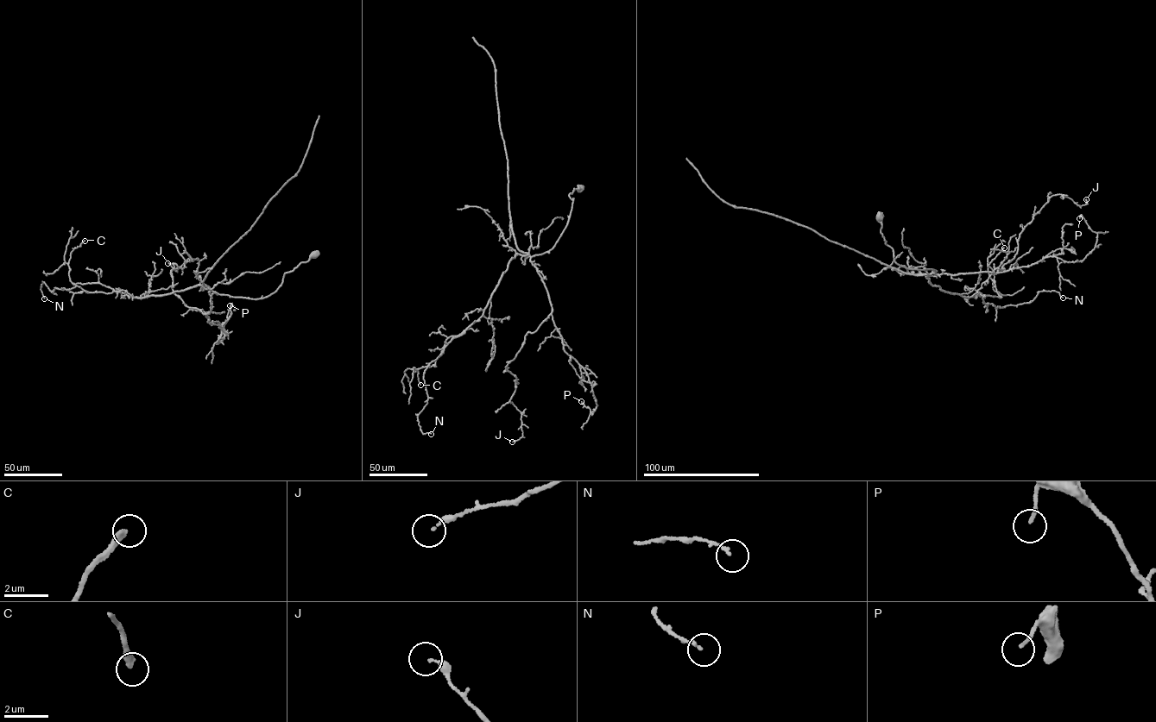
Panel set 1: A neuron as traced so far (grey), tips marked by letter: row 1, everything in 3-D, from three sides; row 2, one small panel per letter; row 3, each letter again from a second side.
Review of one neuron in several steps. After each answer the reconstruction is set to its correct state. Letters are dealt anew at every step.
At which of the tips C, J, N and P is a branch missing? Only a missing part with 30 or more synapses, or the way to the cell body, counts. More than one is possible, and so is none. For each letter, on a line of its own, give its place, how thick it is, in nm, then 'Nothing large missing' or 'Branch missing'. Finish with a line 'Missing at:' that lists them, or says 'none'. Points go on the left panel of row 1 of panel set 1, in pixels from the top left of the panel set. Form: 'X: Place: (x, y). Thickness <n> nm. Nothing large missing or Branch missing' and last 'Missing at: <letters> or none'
C: Place: (85, 241). Thickness 320 nm. Nothing large missing
J: Place: (167, 263). Thickness 200 nm. Nothing large missing
N: Place: (44, 298). Thickness 140 nm. Nothing large missing
P: Place: (230, 305). Thickness 140 nm. Nothing large missing
Missing at: none

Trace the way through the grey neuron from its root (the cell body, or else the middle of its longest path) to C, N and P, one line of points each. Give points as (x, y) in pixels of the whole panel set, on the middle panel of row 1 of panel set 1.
C: (580, 188), (553, 247), (511, 259), (482, 316), (446, 339), (433, 365), (413, 367), (420, 385)
N: (580, 188), (553, 247), (511, 259), (482, 316), (425, 370), (418, 419), (431, 434)
P: (580, 188), (569, 194), (570, 216), (554, 247), (530, 260), (596, 408), (590, 413), (581, 401)

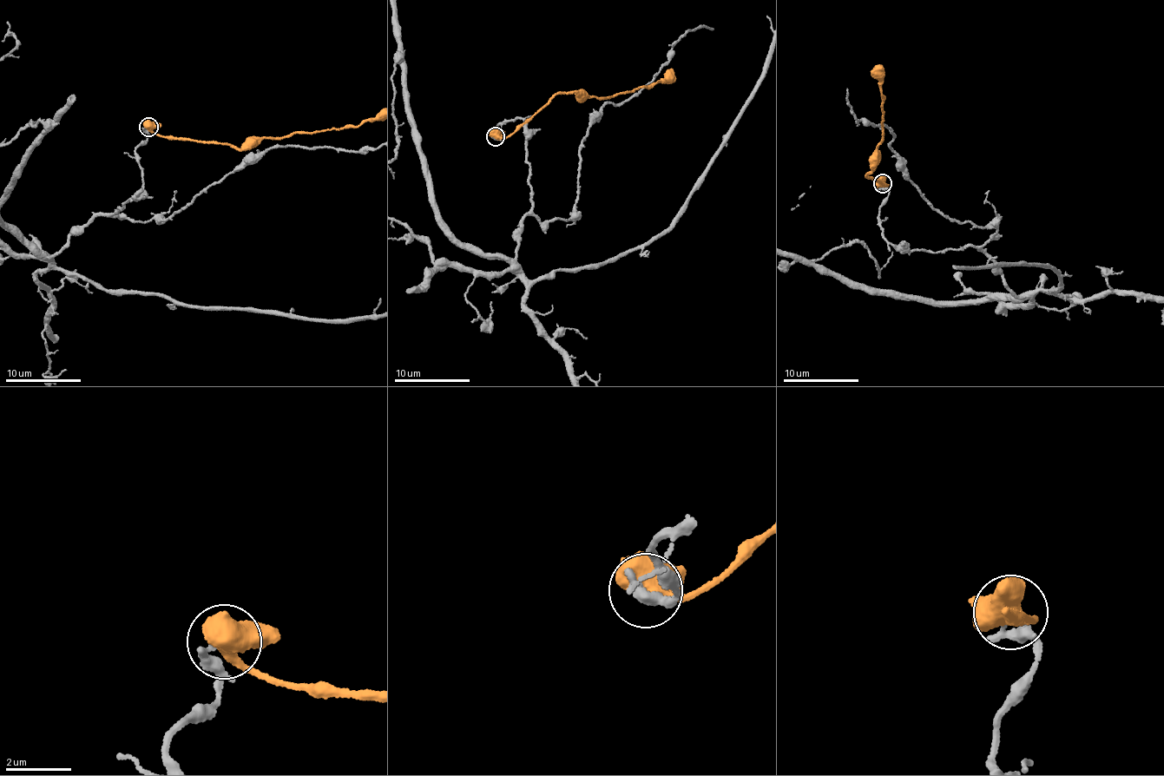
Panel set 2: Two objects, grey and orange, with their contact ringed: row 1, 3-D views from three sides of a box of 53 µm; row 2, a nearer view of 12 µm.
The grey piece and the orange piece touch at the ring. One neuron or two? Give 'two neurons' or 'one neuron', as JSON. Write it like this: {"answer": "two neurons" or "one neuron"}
{"answer": "two neurons"}

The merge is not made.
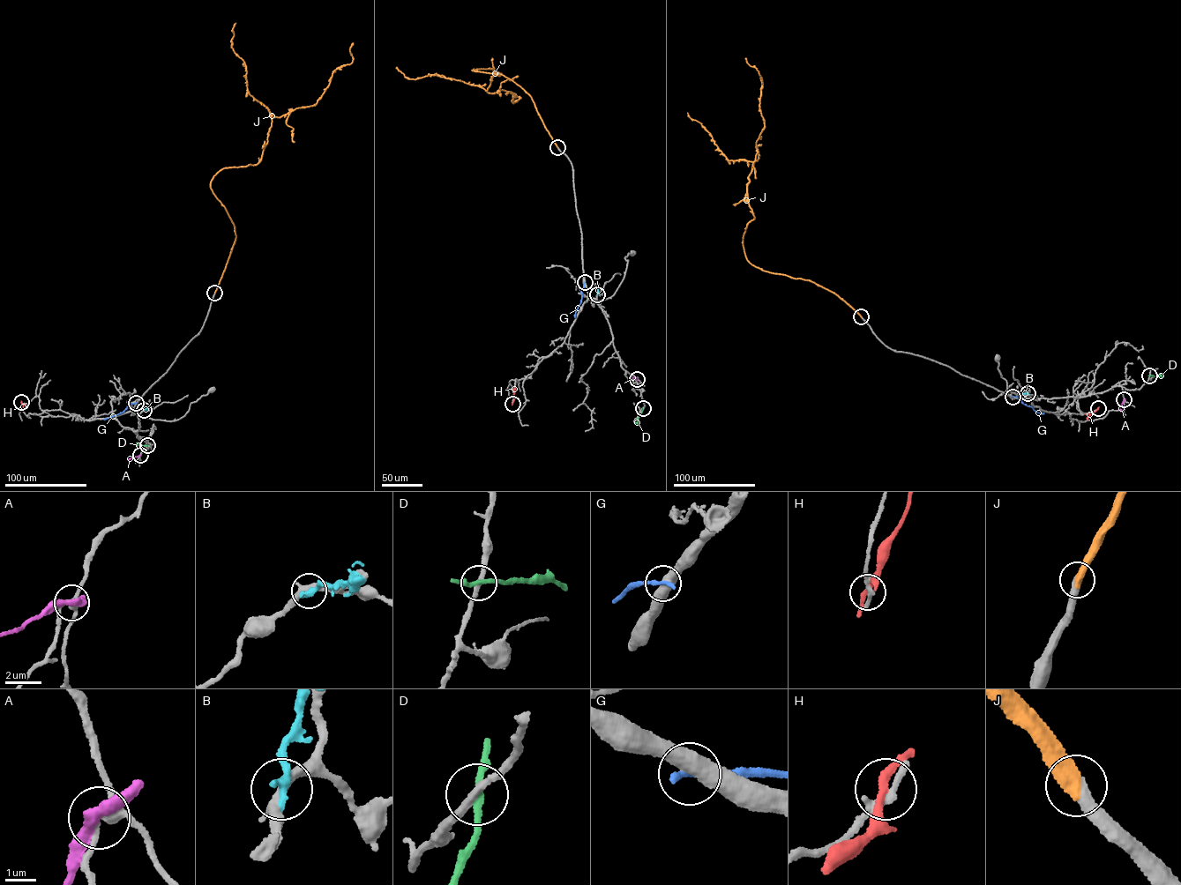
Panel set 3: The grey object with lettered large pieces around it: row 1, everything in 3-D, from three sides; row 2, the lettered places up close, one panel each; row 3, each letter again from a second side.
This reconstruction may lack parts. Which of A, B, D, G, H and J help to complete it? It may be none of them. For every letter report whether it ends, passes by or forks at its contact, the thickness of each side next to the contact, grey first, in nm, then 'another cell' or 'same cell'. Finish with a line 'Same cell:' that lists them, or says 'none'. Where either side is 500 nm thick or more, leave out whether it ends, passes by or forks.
A: it passes by; 280 nm thick on the grey side, 380 nm on the other; another cell
B: it ends there; 320 nm thick on the grey side, 400 nm on the other; another cell
D: it passes by; 240 nm thick on the grey side, 200 nm on the other; another cell
G: 550 nm thick on the grey side, 280 nm on the other; another cell
H: it passes by; 240 nm thick on the grey side, 240 nm on the other; another cell
J: 440 nm thick on the grey side, 550 nm on the other; same cell
Same cell: J

